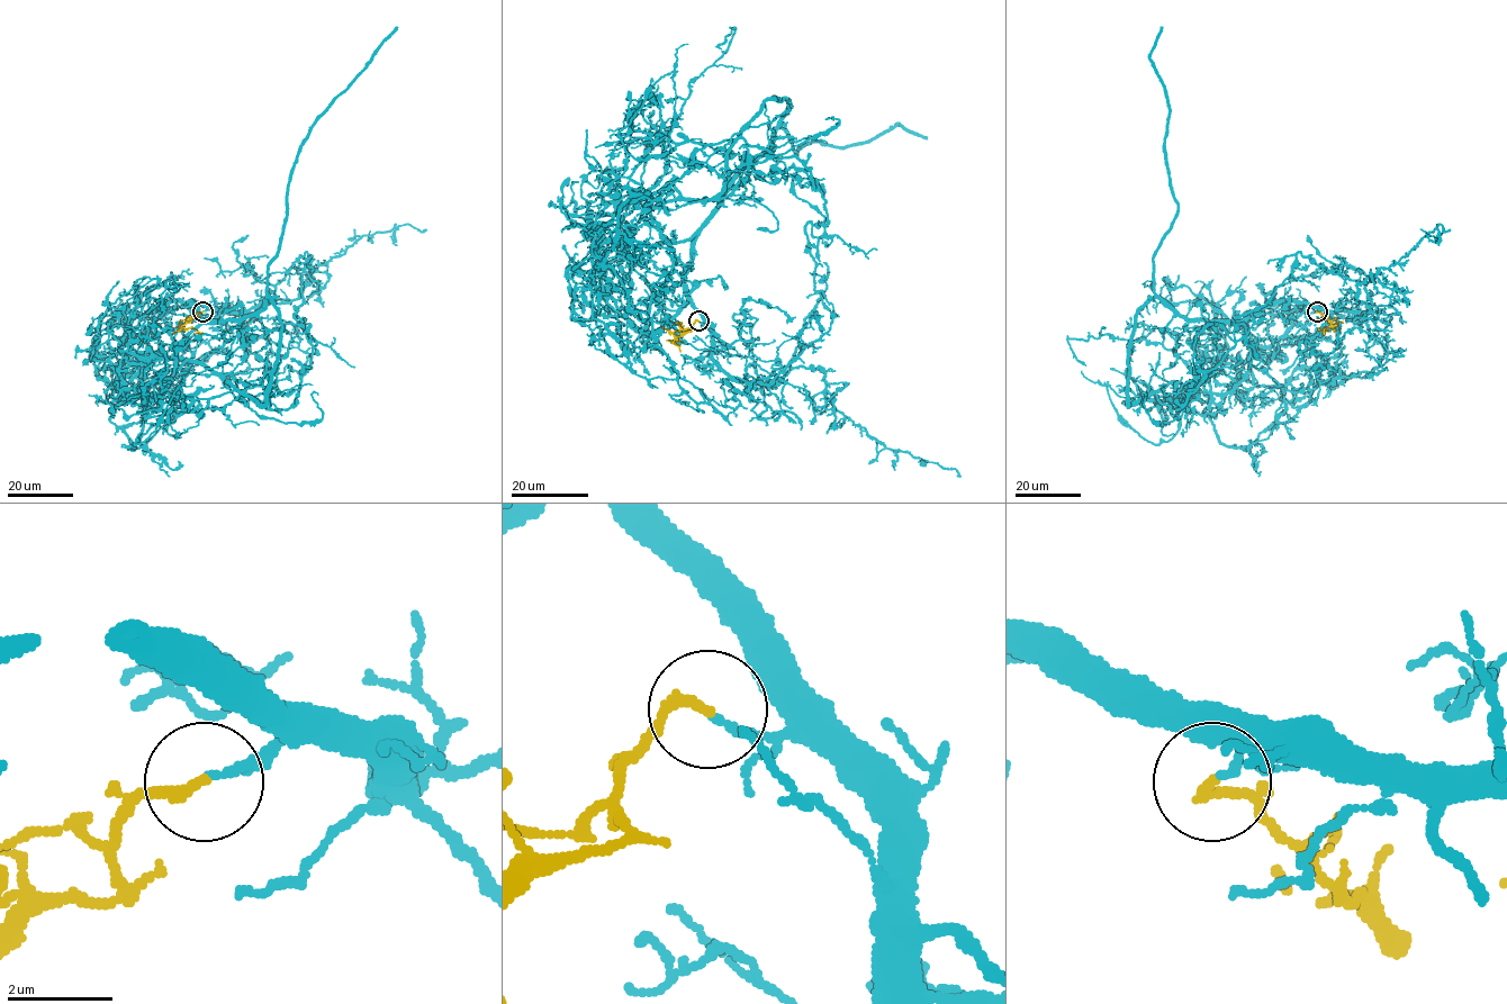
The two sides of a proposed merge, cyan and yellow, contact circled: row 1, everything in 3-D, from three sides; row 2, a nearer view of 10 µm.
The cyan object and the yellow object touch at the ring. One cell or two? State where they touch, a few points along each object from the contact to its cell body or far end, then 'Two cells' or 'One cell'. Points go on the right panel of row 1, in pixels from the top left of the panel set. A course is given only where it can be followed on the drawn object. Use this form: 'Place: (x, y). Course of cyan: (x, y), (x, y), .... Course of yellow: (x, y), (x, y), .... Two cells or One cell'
Place: (1317, 311). Course of cyan: (1318, 311), (1282, 301), (1189, 320), (1154, 292), (1153, 256), (1178, 210), (1169, 103), (1151, 57), (1163, 26). Course of yellow: (1317, 311), (1330, 323), (1324, 333). One cell

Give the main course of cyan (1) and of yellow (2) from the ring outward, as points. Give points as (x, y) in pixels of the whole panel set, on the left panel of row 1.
1: (202, 311), (207, 308), (191, 301), (202, 319), (240, 320), (262, 308), (298, 150), (313, 123), (397, 26)
2: (202, 311), (181, 326), (202, 333)

